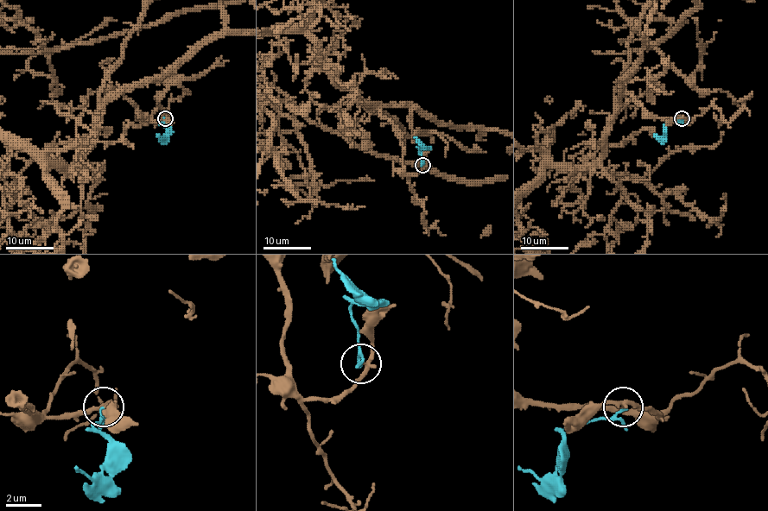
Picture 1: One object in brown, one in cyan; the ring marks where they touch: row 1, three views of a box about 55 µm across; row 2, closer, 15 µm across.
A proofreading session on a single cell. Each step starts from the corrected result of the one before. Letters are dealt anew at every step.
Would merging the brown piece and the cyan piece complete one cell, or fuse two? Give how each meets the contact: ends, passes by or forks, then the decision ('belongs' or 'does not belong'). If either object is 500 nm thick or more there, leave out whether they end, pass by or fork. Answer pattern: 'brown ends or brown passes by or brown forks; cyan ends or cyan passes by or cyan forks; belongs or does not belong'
brown passes by; cyan passes by; does not belong

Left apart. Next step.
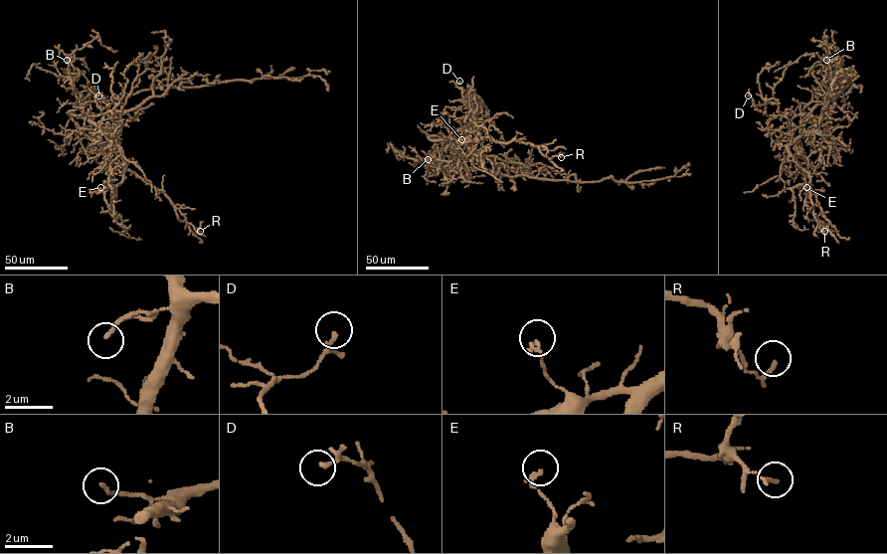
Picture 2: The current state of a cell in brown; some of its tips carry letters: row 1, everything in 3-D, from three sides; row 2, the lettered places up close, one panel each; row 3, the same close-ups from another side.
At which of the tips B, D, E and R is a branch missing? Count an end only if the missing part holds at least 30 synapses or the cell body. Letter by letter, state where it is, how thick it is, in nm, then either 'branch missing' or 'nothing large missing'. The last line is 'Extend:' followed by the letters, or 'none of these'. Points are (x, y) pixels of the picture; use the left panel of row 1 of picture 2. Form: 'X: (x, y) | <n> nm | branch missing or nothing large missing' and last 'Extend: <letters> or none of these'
B: (67, 60) | 150 nm | nothing large missing
D: (98, 95) | 100 nm | nothing large missing
E: (100, 187) | 170 nm | nothing large missing
R: (200, 231) | 110 nm | nothing large missing
Extend: none of these

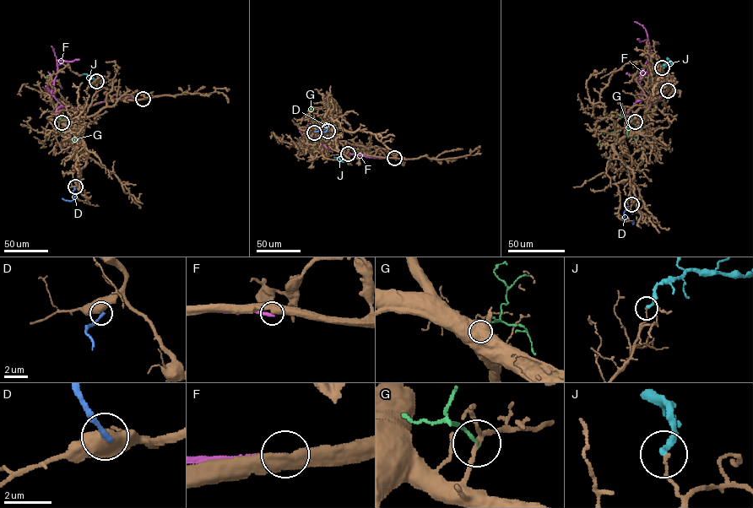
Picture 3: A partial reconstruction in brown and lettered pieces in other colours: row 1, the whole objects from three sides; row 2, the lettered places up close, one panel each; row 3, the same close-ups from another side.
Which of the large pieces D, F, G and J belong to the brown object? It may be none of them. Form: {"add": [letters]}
{"add": []}

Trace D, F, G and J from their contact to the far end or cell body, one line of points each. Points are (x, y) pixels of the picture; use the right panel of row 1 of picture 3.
D: (631, 204), (625, 208), (624, 218), (633, 224), (634, 220)
F: (668, 90), (652, 104), (642, 98), (637, 80), (648, 56), (649, 43), (647, 40), (640, 41), (636, 39)
G: (635, 121), (611, 112), (607, 113), (604, 134), (600, 143), (597, 144)
J: (662, 67), (672, 63), (666, 59)

